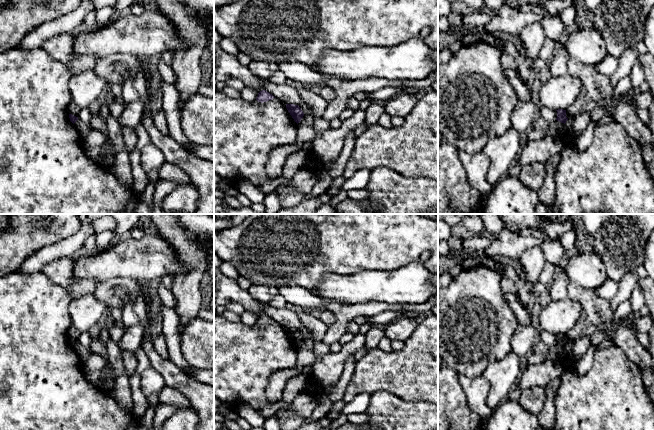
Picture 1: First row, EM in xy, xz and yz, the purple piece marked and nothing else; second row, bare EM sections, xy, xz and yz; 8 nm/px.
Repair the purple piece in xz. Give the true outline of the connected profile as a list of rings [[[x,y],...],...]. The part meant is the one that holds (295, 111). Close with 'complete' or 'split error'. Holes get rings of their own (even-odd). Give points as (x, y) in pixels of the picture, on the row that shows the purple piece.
[[[286,104],[286,108],[294,121],[298,124],[304,116],[303,111],[298,105]]]; complete

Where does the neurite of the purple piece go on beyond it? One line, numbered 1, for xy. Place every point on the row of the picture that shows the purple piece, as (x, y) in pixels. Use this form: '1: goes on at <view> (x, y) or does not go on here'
1: does not go on here

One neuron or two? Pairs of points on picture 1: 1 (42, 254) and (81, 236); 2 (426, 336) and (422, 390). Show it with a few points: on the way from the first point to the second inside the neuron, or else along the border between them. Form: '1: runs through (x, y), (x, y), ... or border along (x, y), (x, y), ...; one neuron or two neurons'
1: runs through (52, 252), (64, 249), (71, 244); one neuron
2: runs through (426, 349), (426, 369), (422, 373), (422, 377); one neuron

